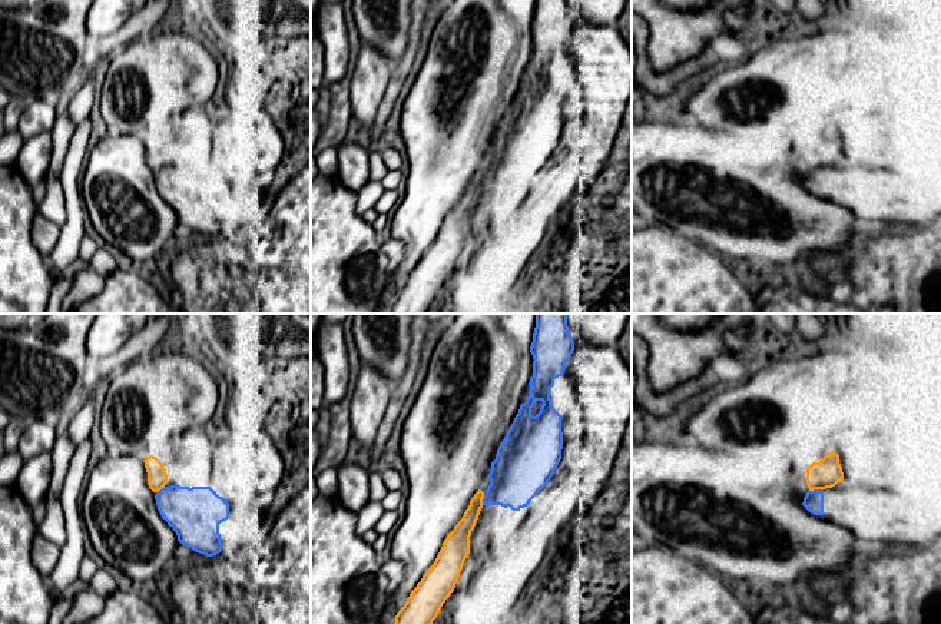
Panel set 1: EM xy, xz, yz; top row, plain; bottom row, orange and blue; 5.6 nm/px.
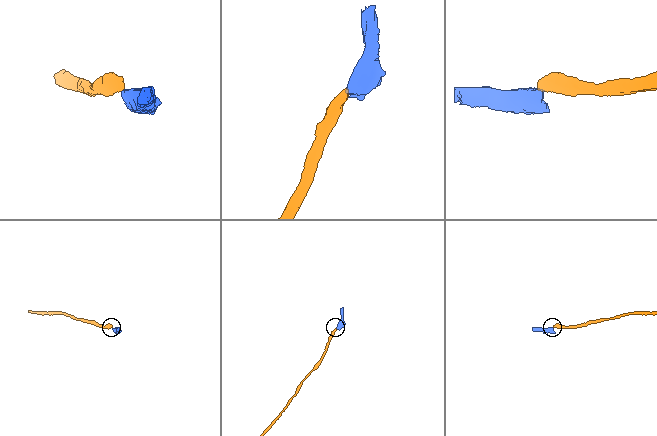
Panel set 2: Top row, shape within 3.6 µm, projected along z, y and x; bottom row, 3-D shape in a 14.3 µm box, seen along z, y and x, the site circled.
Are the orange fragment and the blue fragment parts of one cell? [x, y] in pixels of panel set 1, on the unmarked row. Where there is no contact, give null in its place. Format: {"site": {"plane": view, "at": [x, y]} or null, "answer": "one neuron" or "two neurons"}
{"site": {"plane": "yz", "at": [815, 168]}, "answer": "two neurons"}

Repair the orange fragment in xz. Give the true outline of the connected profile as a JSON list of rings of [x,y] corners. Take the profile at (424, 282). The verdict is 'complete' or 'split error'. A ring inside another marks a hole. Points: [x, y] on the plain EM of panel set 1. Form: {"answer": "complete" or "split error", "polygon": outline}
{"answer": "complete", "polygon": [[[478,169],[463,198],[444,219],[434,243],[397,292],[391,313],[427,313],[443,283],[454,270],[470,233],[470,216],[483,187],[483,177],[484,172]]]}

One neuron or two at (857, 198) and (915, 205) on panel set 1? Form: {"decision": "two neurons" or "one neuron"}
{"decision": "one neuron"}

